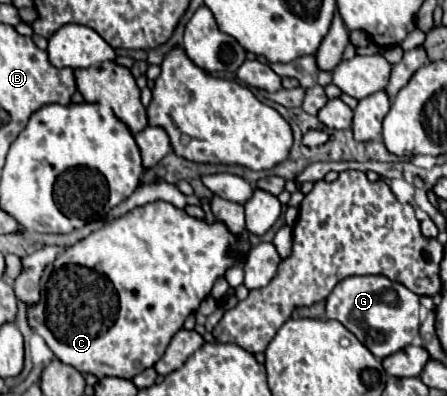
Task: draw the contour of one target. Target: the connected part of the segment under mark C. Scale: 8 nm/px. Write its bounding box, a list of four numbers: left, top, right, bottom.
[26,201,252,379]

